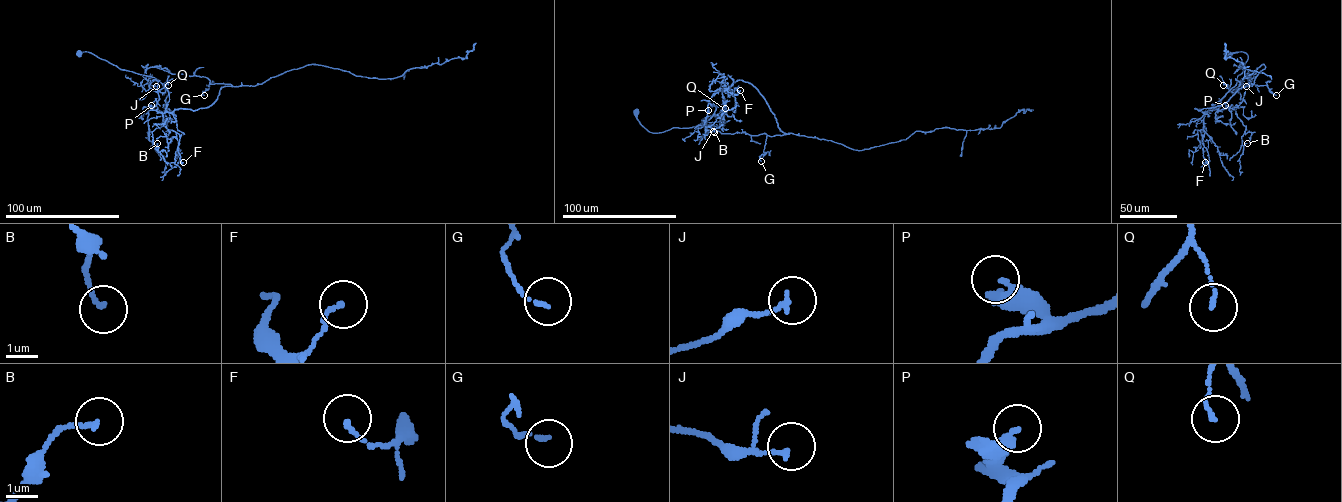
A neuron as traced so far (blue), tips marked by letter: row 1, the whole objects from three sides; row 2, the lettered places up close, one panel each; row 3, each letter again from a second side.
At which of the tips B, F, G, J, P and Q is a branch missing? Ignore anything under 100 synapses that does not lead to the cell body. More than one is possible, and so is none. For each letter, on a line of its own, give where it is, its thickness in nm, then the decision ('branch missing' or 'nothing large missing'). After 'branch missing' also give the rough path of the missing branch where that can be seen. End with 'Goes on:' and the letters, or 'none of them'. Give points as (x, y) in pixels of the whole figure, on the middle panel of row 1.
B: at (714, 132); 140 nm thick; nothing large missing
F: at (740, 90); 120 nm thick; nothing large missing
G: at (761, 161); 110 nm thick; nothing large missing
J: at (713, 131); 160 nm thick; nothing large missing
P: at (708, 110); 340 nm thick; nothing large missing
Q: at (725, 108); 110 nm thick; nothing large missing
Goes on: none of them

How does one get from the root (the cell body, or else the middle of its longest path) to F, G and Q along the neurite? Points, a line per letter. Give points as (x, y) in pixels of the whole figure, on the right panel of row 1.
F: (1227, 54), (1245, 52), (1248, 58), (1237, 84), (1205, 114), (1202, 141), (1205, 162)
G: (1227, 54), (1248, 55), (1237, 84), (1207, 111), (1195, 108), (1225, 103), (1250, 83), (1267, 85), (1276, 95)
Q: (1227, 54), (1245, 52), (1248, 58), (1237, 84), (1206, 113), (1217, 109), (1229, 90), (1223, 85)

